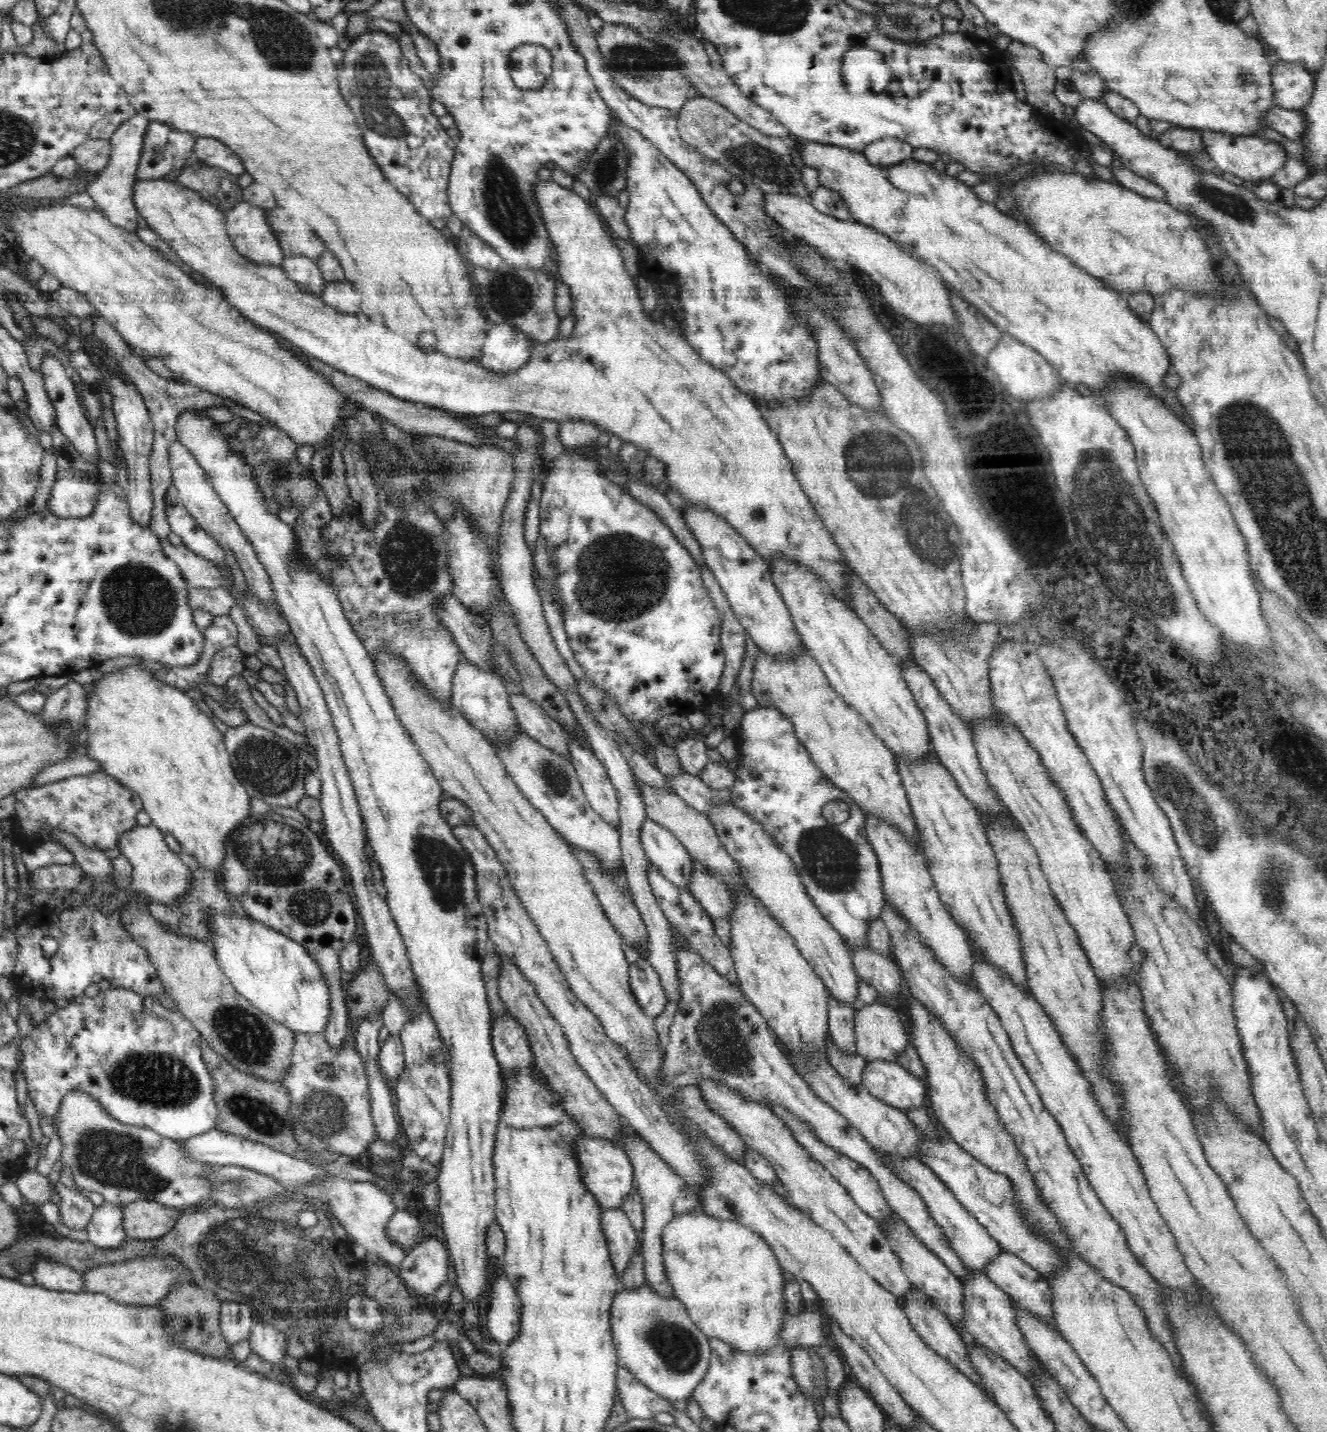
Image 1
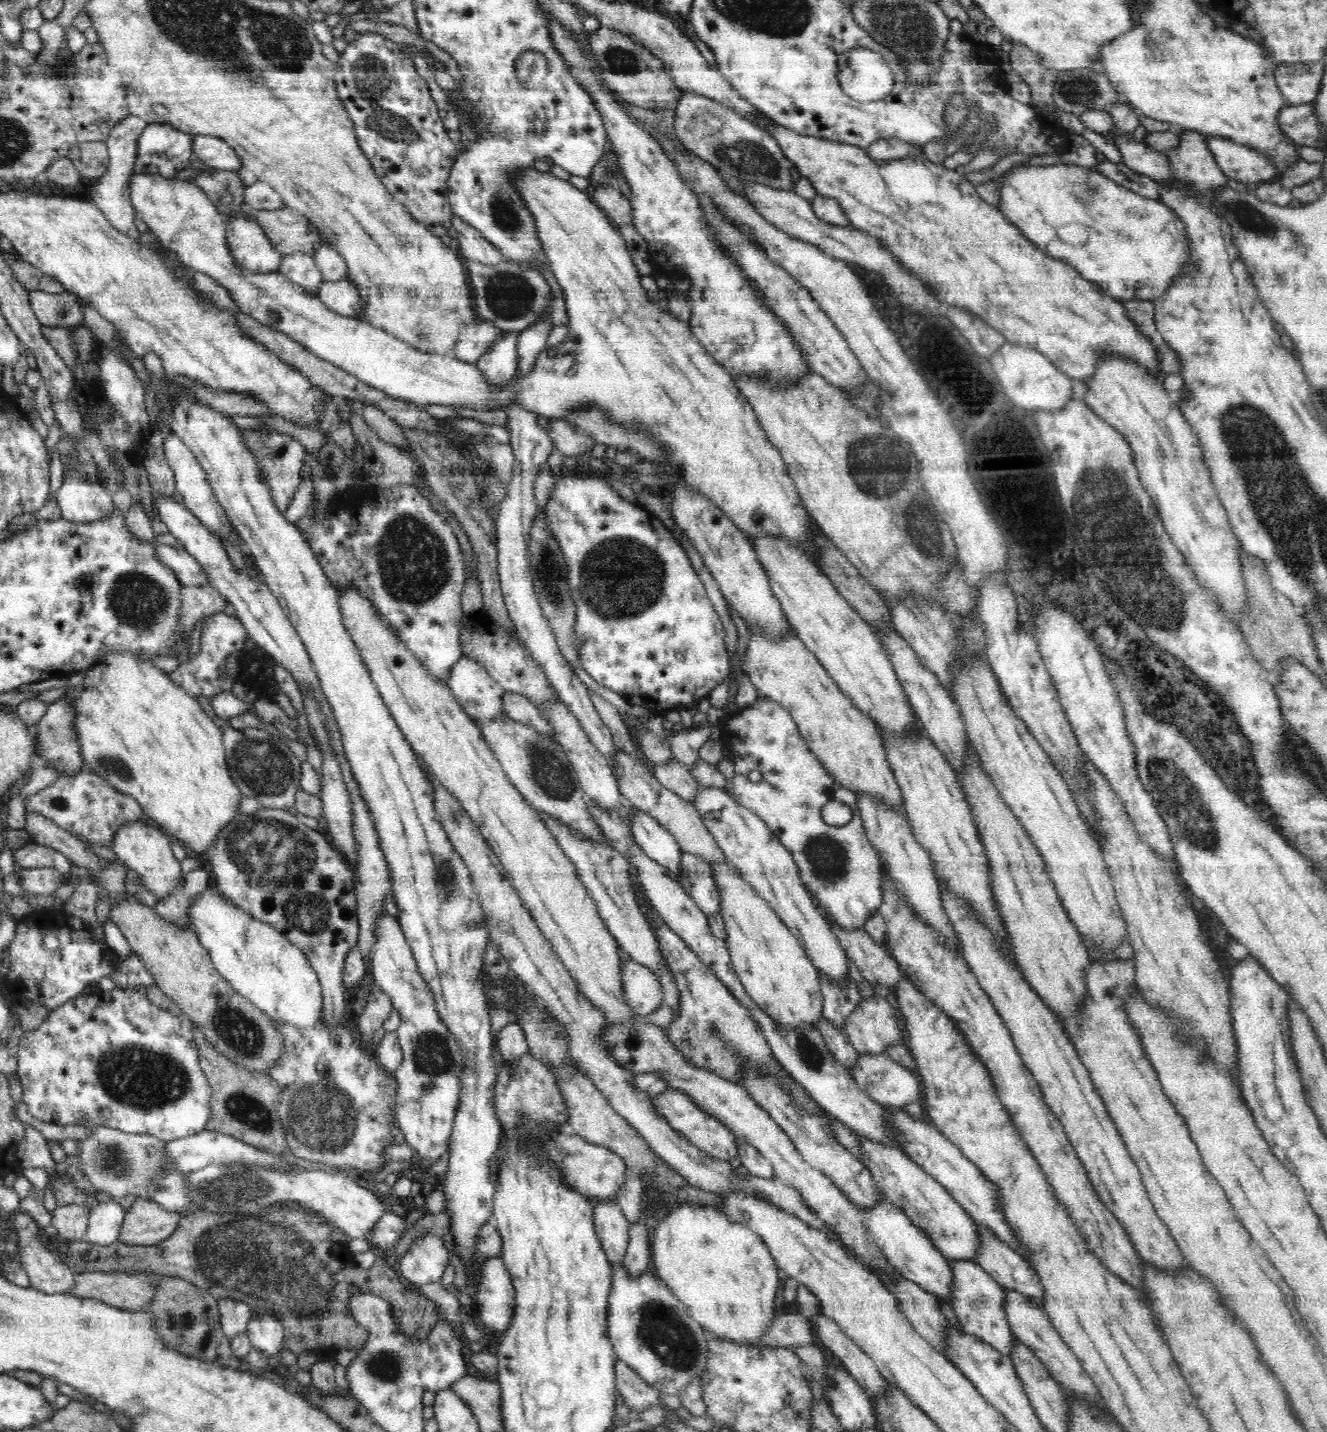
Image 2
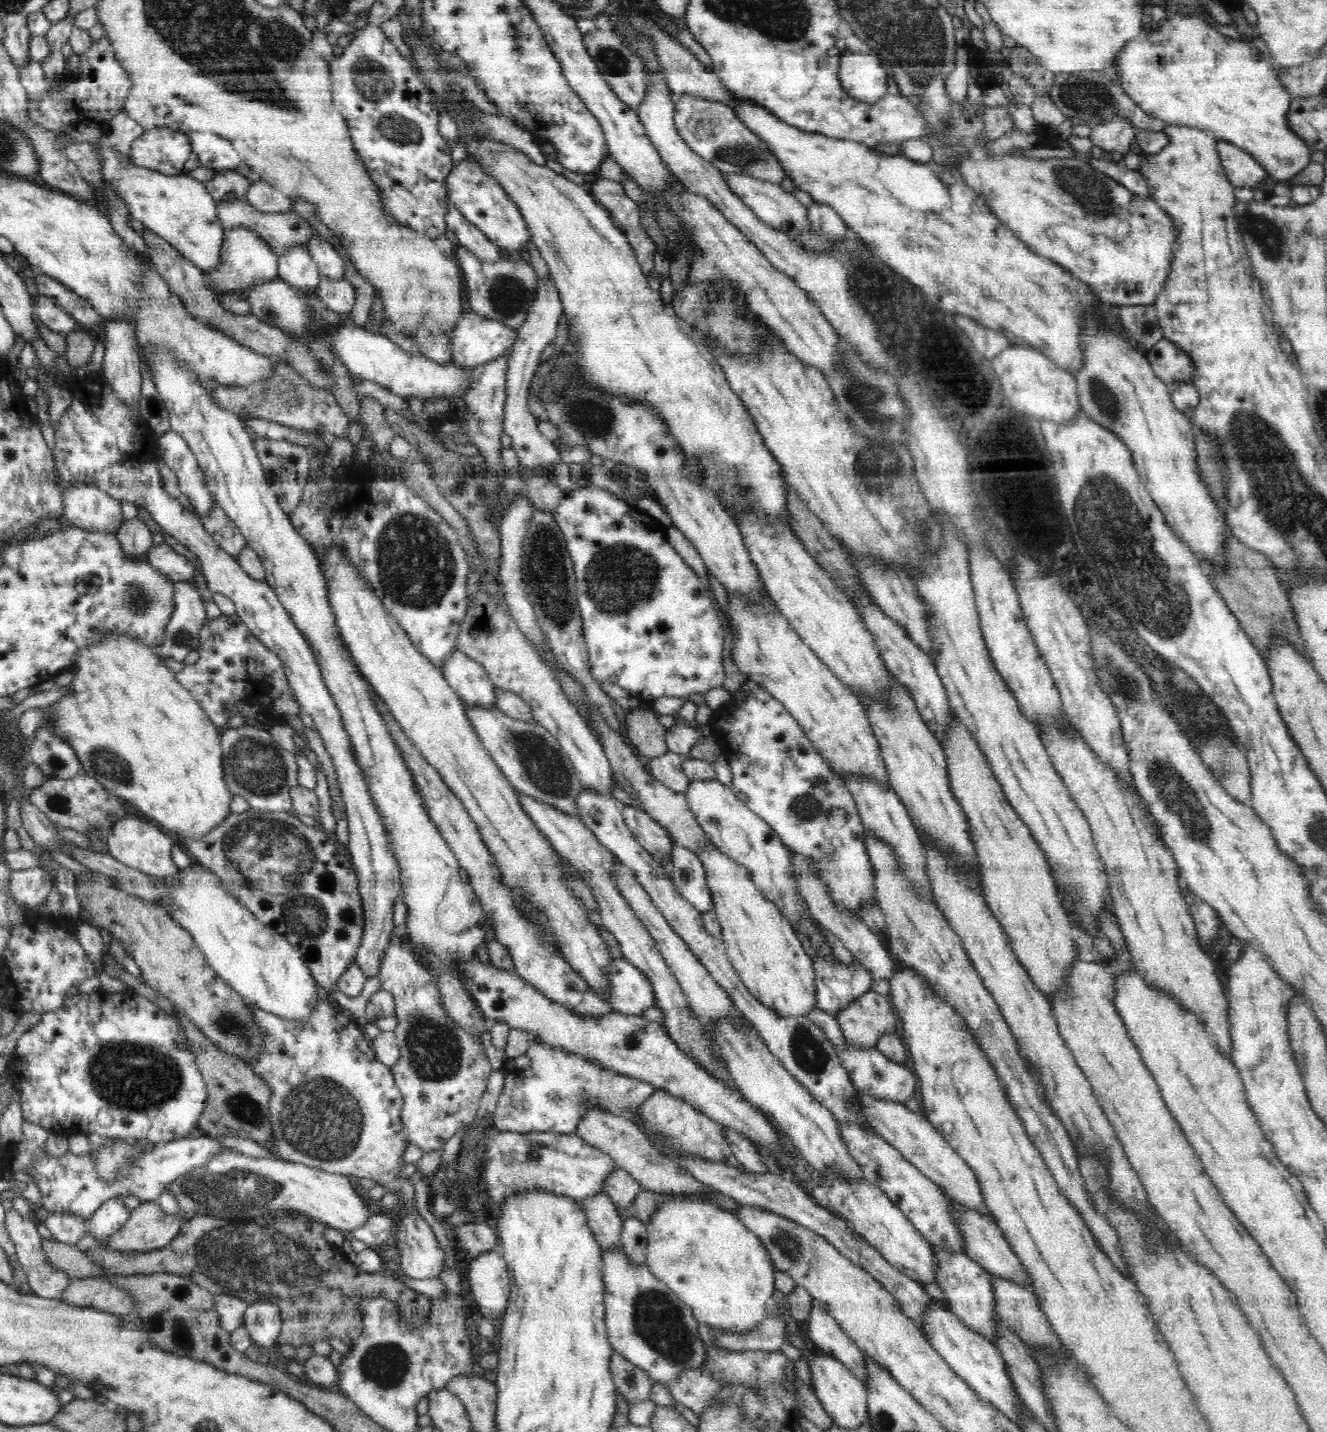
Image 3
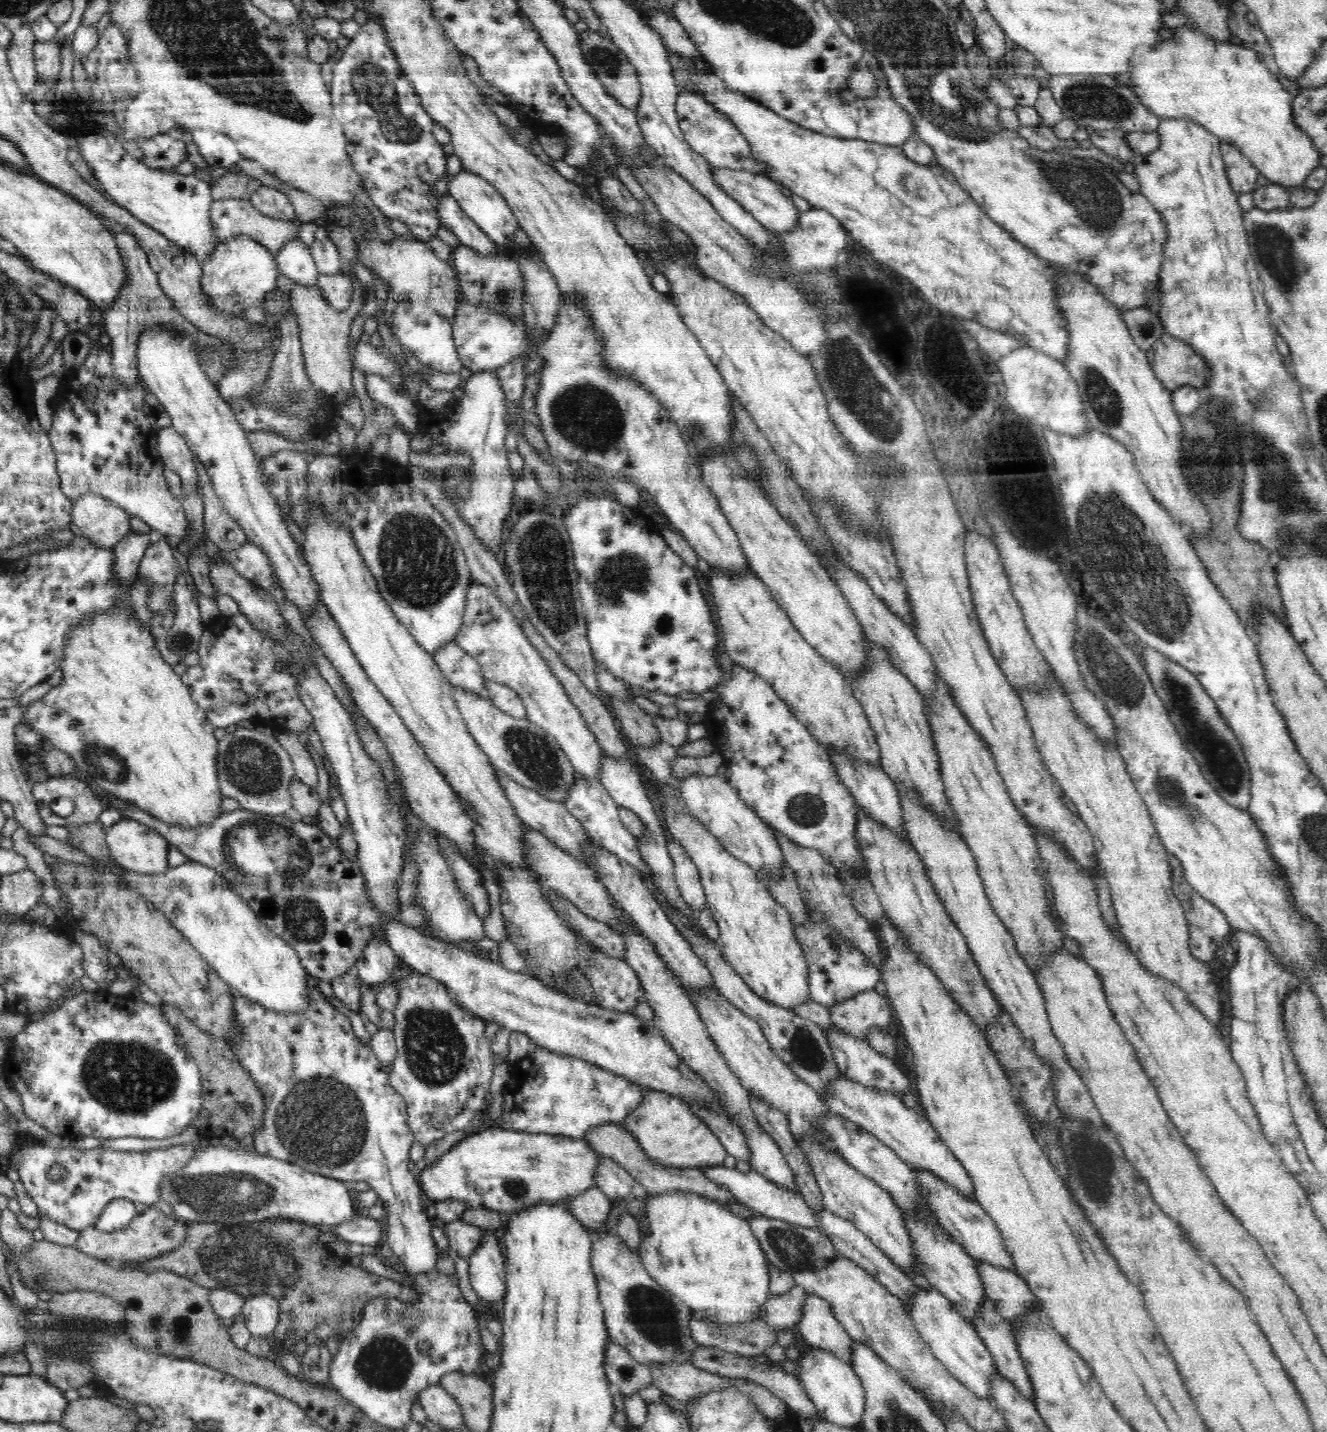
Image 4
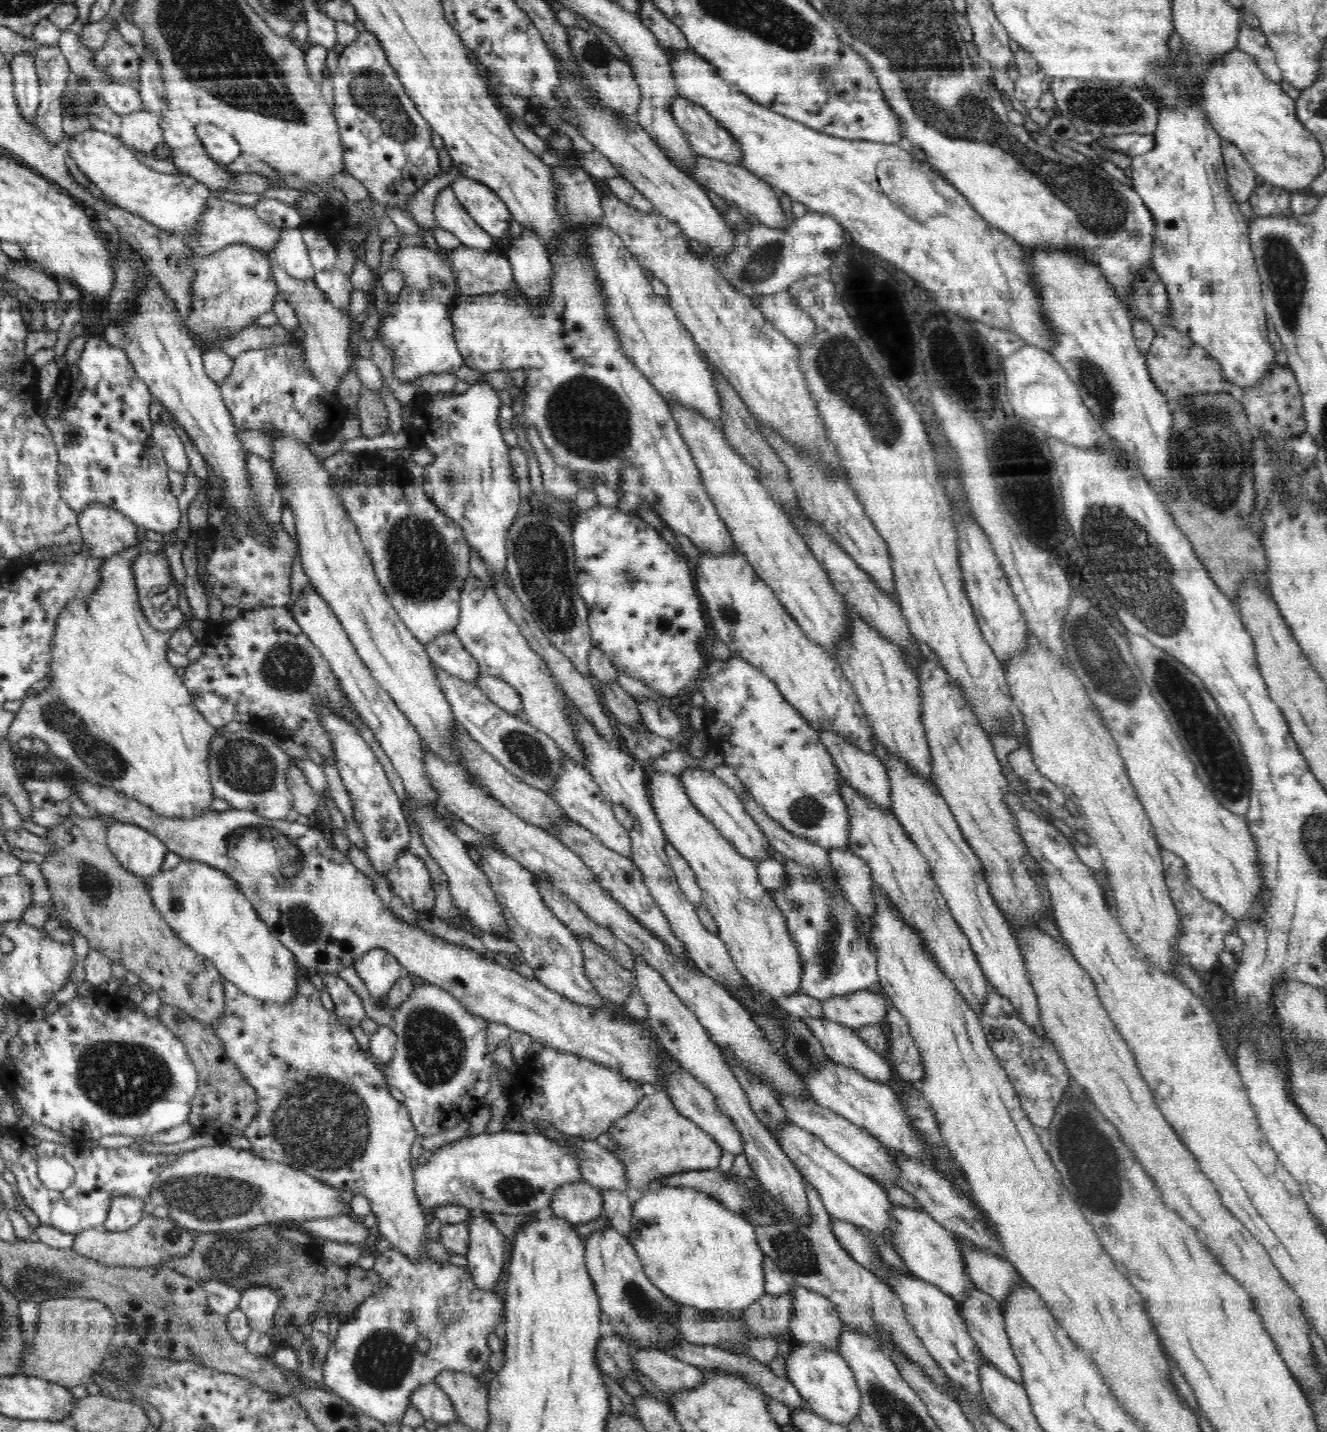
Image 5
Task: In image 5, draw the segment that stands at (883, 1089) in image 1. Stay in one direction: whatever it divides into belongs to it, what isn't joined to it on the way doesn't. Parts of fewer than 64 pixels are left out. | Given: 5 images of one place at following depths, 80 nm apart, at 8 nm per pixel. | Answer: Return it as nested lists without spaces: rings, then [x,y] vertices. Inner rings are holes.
[[[826,1018],[800,1020],[803,1020],[812,1030],[812,1033],[816,1035],[817,1040],[819,1040],[820,1045],[824,1048],[830,1061],[836,1063],[836,1065],[849,1066],[872,1082],[879,1082],[888,1087],[890,1084],[894,1084],[894,1079],[897,1076],[894,1069],[892,1069],[892,1065],[890,1065],[891,1063],[887,1058],[879,1056],[874,1050],[871,1050],[863,1038],[858,1035],[858,1032],[848,1029],[848,1027],[839,1023],[831,1022]]]

